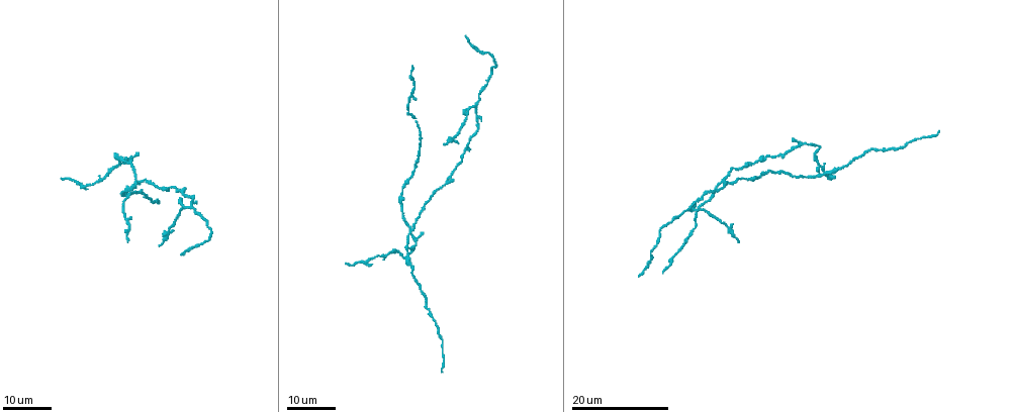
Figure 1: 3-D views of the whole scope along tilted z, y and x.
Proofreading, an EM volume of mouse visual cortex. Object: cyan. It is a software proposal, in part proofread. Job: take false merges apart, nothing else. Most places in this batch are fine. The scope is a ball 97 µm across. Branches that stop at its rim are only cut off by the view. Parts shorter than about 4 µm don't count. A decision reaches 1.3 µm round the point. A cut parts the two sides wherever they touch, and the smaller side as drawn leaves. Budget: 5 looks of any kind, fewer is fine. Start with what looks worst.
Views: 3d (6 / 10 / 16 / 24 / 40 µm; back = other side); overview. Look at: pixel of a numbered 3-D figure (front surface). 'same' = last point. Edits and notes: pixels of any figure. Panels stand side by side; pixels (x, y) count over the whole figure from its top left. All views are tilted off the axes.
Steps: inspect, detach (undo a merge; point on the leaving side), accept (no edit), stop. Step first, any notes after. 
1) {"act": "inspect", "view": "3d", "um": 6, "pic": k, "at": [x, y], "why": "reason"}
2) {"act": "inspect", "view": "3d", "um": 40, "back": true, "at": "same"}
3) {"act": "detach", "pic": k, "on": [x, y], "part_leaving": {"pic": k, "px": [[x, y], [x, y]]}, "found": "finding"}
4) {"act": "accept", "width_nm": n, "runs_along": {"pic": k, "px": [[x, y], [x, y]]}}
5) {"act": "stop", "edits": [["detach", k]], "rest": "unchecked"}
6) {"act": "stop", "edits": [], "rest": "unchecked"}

{"act": "inspect", "view": "3d", "um": 16, "pic": 1, "at": [688, 210], "why": "three arms meet"}

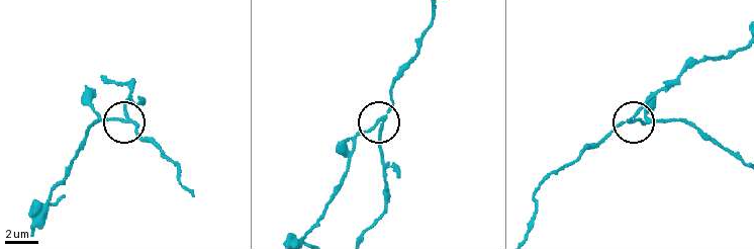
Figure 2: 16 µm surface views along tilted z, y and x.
{"act": "inspect", "view": "3d", "um": 10, "pic": 2, "at": [633, 121]}

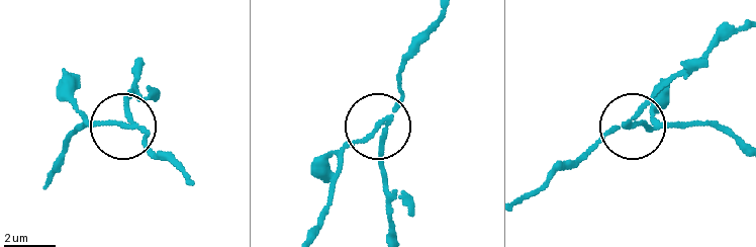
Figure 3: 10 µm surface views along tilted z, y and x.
{"act": "detach", "pic": 3, "on": [99, 122], "width_nm": 150, "part_leaving": {"pic": 3, "px": [[127, 126], [84, 121], [50, 172]]}, "found": "two cells meet here"}

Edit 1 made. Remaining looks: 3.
{"act": "inspect", "view": "3d", "um": 16, "pic": 1, "at": [405, 251], "why": "side arm on a straight run"}

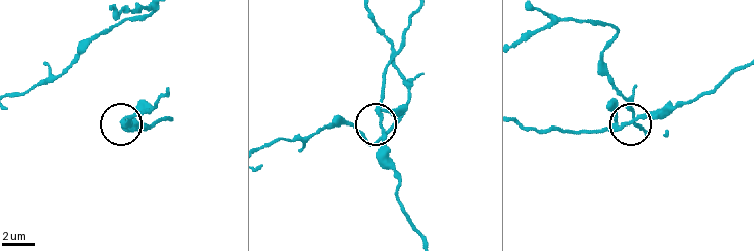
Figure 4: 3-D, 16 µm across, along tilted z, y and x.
{"act": "inspect", "view": "3d", "um": 6, "pic": 4, "at": [380, 116]}

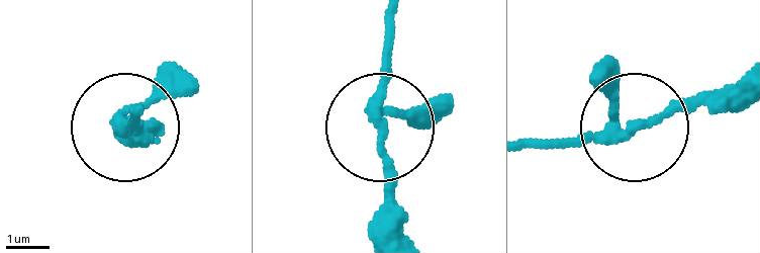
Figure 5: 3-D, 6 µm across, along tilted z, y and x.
{"act": "accept", "arms": 3, "runs_along": {"pic": 5, "px": [[415, 113], [383, 129], [383, 234]]}, "found": "continuous, no second cell"}

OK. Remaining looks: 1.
{"act": "stop", "edits": [["detach", 3]], "rest": "unchecked"}

